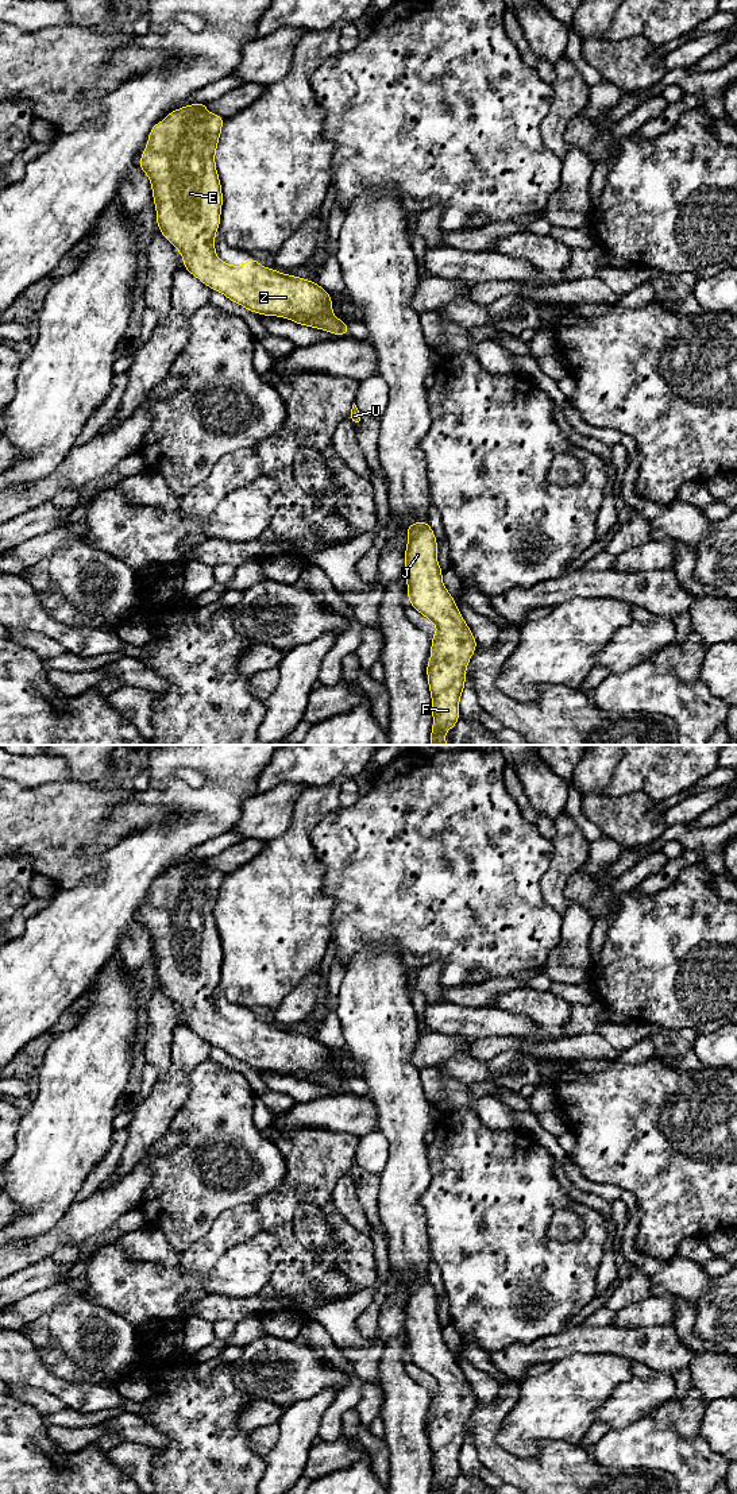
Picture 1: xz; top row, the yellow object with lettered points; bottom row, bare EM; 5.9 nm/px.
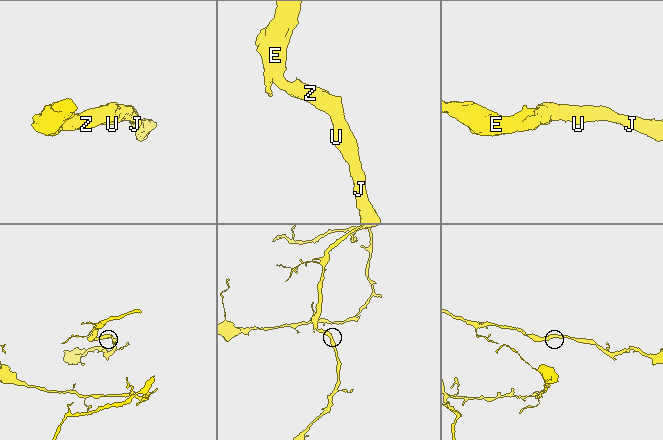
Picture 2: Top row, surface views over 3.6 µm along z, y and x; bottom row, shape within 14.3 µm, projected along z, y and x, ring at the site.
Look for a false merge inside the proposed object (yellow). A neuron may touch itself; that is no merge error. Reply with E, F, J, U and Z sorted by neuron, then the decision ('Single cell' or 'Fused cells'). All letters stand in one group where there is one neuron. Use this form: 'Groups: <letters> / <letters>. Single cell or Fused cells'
Groups: E F J U Z. Single cell

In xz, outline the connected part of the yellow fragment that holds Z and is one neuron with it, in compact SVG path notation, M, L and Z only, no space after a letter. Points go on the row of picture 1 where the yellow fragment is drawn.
M197 103L170 112L151 128L139 167L151 181L161 233L181 252L184 267L190 274L231 301L258 314L286 317L301 325L348 336L347 323L332 313L329 293L316 282L263 267L252 256L246 266L229 266L216 255L215 233L220 225L223 194L215 153L223 121L224 117L207 111L205 103Z

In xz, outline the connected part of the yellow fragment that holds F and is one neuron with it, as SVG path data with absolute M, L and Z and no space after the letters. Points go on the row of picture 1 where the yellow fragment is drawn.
M428 521L414 522L406 532L408 598L412 607L437 628L437 633L431 636L431 661L427 664L433 714L431 745L448 745L444 734L459 719L459 699L464 688L466 668L478 646L455 599L443 584L443 570L436 559L437 541Z

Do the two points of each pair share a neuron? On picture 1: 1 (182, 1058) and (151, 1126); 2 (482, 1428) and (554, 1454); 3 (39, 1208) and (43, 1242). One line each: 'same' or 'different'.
1: same
2: same
3: different

